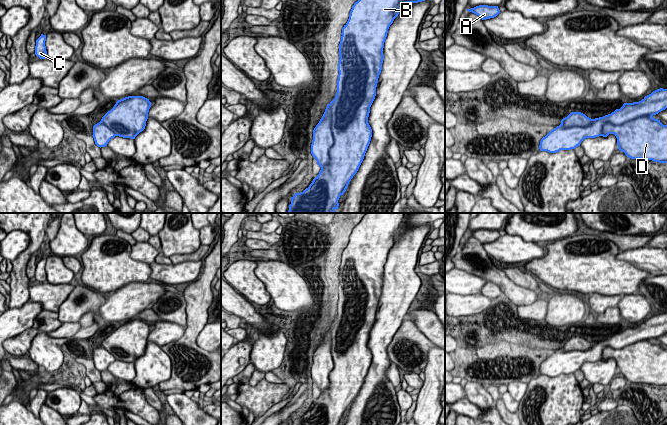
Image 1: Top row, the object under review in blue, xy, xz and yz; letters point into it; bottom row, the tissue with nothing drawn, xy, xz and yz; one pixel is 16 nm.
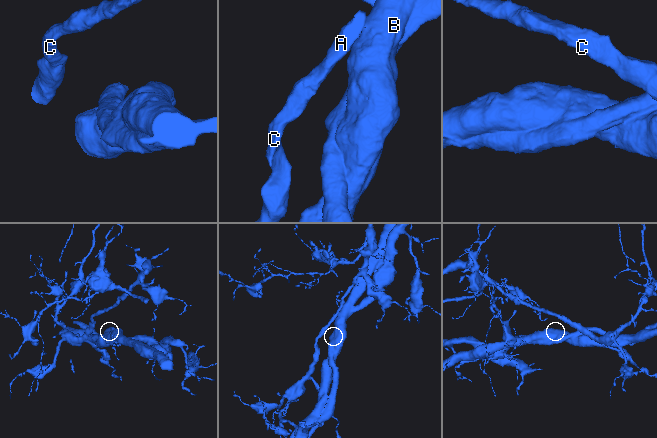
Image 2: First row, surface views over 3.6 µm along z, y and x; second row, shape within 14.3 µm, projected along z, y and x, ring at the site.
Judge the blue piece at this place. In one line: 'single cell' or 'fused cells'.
fused cells

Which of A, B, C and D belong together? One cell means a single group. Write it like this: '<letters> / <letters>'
A C / B D

